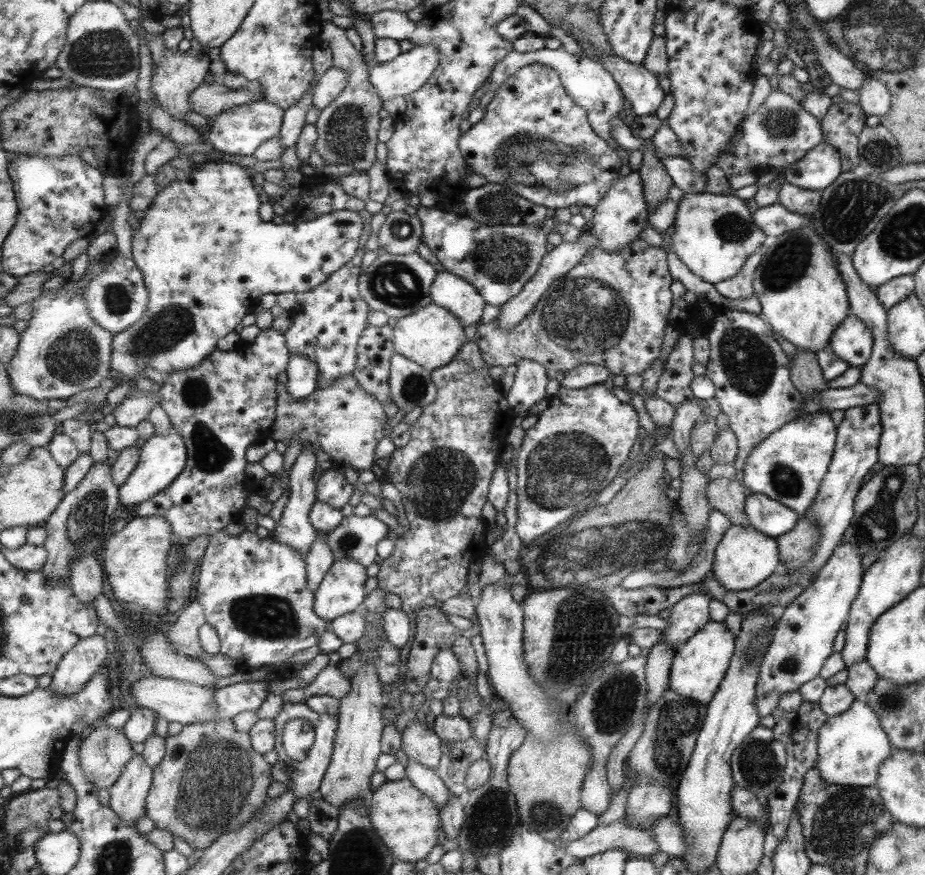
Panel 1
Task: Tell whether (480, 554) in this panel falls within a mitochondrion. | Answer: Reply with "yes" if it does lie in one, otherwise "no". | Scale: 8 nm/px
no

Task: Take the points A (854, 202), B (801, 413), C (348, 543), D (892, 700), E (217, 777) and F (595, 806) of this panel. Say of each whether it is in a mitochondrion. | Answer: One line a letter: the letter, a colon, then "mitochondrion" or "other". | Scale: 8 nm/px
A: mitochondrion
B: other
C: mitochondrion
D: mitochondrion
E: mitochondrion
F: other

